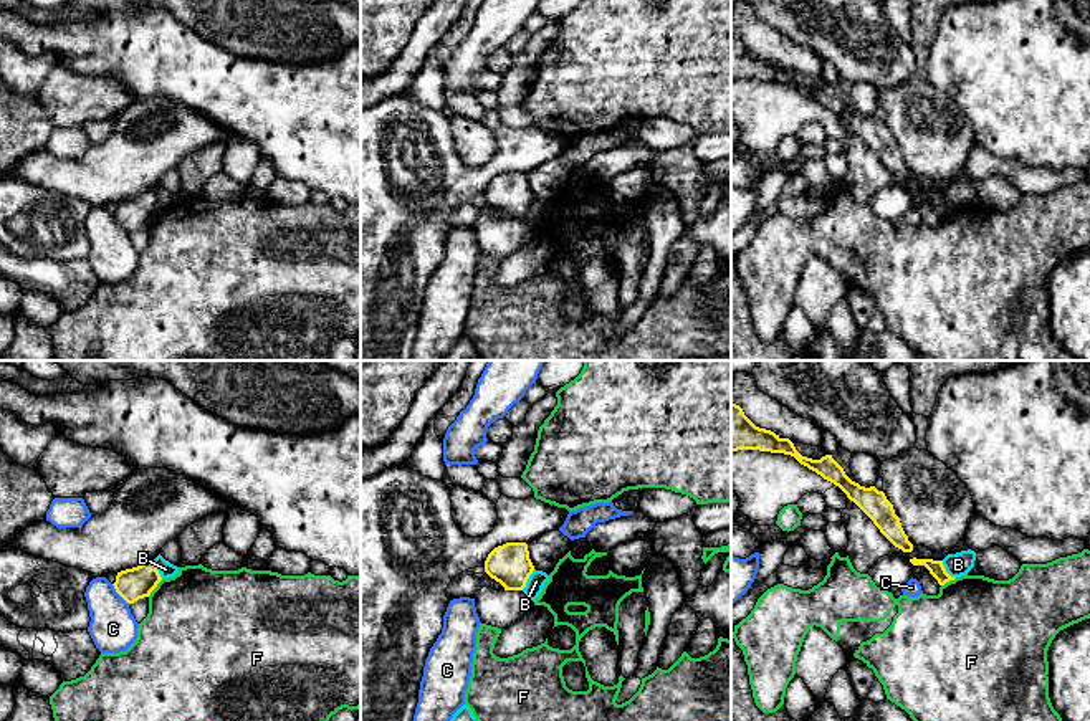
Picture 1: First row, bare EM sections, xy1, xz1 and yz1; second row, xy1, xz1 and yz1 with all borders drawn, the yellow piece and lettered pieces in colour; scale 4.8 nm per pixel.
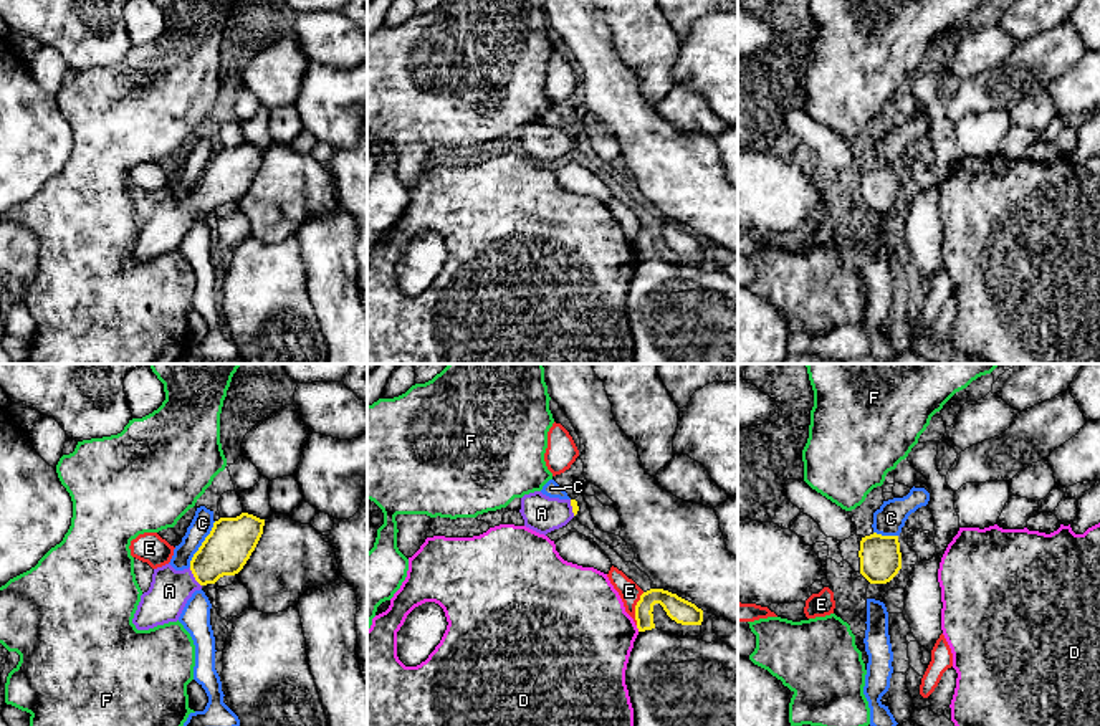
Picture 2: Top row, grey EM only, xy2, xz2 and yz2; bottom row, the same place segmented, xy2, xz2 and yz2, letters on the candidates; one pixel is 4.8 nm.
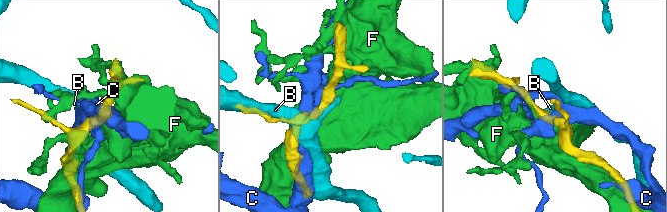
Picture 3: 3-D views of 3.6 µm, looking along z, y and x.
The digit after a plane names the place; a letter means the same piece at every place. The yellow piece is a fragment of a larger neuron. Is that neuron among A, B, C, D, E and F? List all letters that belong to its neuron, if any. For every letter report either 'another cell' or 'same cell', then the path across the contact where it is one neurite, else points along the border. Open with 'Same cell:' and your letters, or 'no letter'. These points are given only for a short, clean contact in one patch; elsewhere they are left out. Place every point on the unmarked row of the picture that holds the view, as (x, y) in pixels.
Same cell: A
A: same cell | across xy2 (230, 172), (194, 205), (169, 220)
B: another cell | along xz1 (535, 199), (521, 219)
C: another cell
D: another cell | along xz2 (636, 255), (639, 260)
E: another cell | along xz2 (644, 222), (636, 235), (636, 253)
F: another cell

